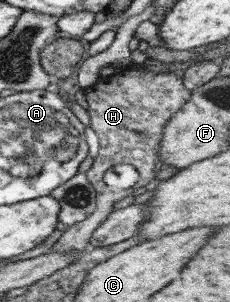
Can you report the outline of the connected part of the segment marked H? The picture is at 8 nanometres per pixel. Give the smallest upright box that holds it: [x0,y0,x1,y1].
[50,64,190,255]

